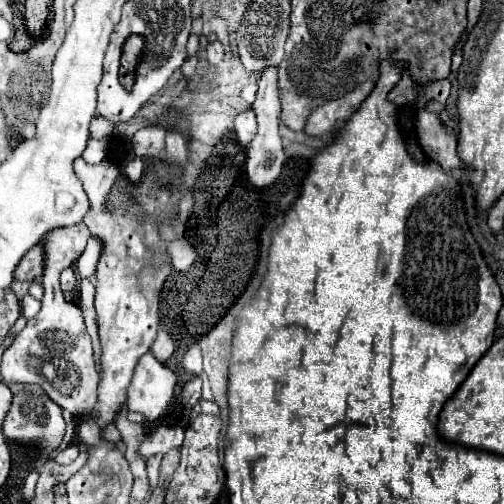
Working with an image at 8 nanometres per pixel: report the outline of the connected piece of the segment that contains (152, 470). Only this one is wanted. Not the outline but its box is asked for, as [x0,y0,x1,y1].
[147,455,163,487]

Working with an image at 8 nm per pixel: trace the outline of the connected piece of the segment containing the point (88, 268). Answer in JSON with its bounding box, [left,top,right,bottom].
[79,237,103,277]

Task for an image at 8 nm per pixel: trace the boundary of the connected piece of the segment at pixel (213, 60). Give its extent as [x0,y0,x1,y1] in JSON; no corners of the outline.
[207,41,225,65]

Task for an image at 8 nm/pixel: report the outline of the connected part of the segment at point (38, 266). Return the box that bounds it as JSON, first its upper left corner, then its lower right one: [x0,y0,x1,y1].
[15,245,45,281]

